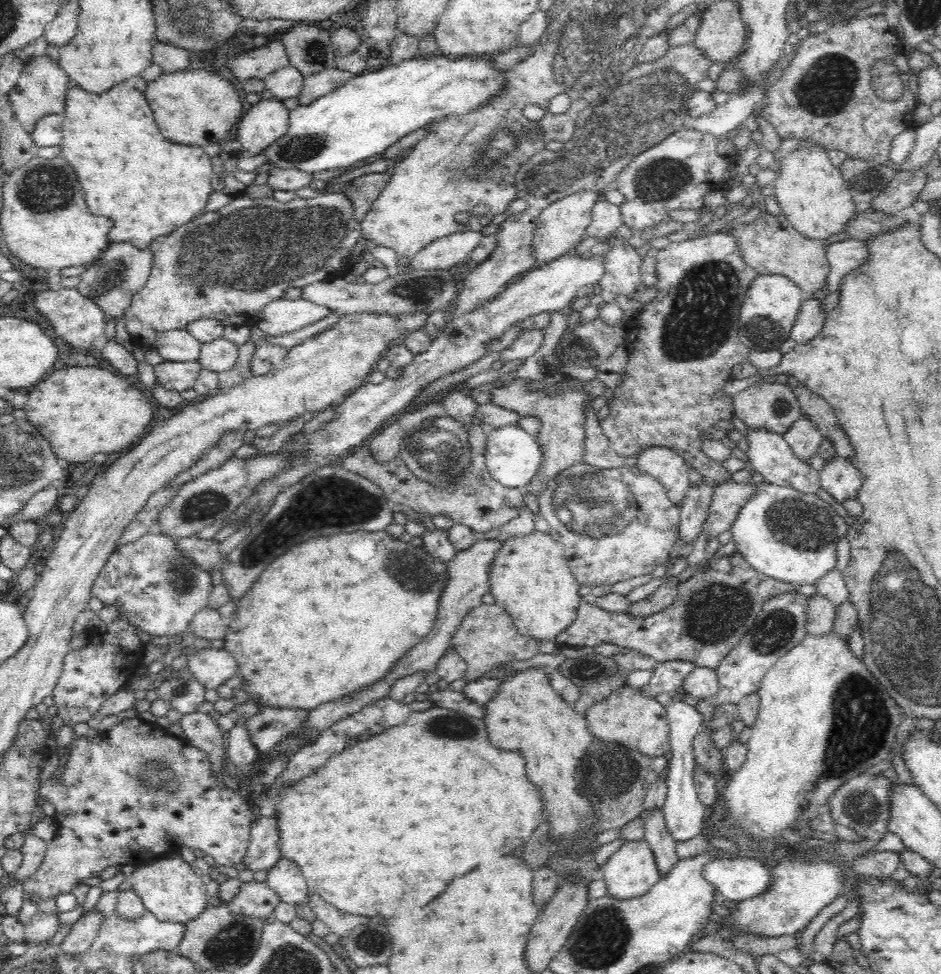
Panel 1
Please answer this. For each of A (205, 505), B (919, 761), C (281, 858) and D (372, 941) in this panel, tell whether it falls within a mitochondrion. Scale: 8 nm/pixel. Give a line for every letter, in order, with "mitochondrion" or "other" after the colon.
A: mitochondrion
B: other
C: other
D: mitochondrion

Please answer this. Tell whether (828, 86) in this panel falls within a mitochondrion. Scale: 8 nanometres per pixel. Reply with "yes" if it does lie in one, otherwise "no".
yes

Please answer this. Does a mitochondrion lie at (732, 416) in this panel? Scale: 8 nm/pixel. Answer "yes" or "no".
no

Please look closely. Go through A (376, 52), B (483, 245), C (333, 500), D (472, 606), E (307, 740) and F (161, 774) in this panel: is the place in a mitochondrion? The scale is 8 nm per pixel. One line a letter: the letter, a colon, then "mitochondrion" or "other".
A: mitochondrion
B: other
C: mitochondrion
D: other
E: other
F: mitochondrion

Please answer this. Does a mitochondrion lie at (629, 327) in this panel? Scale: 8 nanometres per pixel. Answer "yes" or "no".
no

